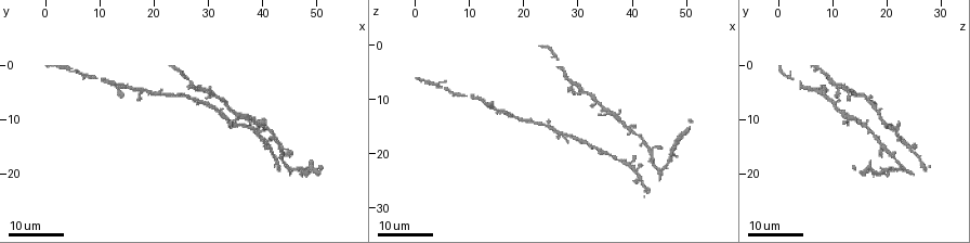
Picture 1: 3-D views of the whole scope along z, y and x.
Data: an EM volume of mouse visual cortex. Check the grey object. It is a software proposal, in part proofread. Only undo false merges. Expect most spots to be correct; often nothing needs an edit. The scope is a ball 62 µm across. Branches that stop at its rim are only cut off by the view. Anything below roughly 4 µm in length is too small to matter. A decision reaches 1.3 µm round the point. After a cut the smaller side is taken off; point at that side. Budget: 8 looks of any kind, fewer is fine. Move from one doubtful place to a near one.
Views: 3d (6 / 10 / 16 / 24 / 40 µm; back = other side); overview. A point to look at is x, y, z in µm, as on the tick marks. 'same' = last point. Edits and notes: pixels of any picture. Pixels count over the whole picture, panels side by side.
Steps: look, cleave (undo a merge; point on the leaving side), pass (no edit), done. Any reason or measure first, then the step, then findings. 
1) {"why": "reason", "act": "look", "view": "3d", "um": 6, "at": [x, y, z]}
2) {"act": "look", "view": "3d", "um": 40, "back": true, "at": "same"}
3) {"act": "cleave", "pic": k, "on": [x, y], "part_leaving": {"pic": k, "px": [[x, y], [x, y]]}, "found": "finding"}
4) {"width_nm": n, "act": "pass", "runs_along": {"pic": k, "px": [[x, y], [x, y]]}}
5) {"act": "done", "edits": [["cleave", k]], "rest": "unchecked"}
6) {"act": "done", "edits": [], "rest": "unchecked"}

{"why": "thick turns thin", "act": "look", "view": "3d", "um": 16, "at": [26.0, 2.5, 2.5]}

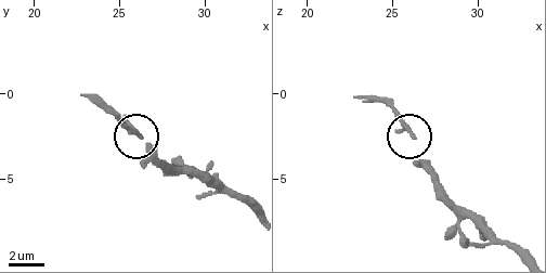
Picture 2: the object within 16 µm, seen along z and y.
{"why": "zoom in", "act": "look", "view": "3d", "um": 6, "at": [25.9, 2.2, 2.1]}

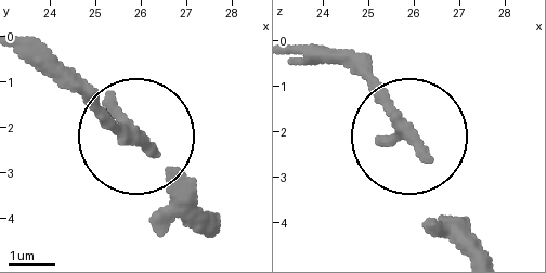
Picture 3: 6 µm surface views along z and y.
{"act": "look", "view": "3d", "um": 6, "back": true, "at": [26.00, 2.30, 2.10]}

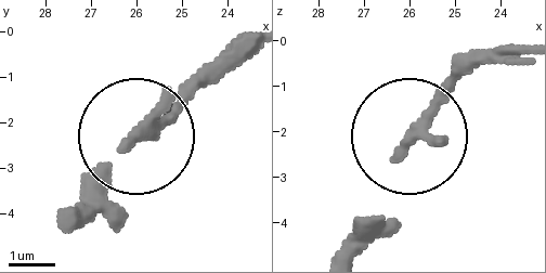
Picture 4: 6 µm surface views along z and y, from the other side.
{"act": "pass", "runs_along": {"pic": 4, "px": [[73, 212], [131, 134], [166, 119], [220, 64]]}, "found": "continuous, no second cell"}

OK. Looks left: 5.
{"act": "look", "view": "3d", "um": 16, "at": [4.5, 0.5, 8.0]}

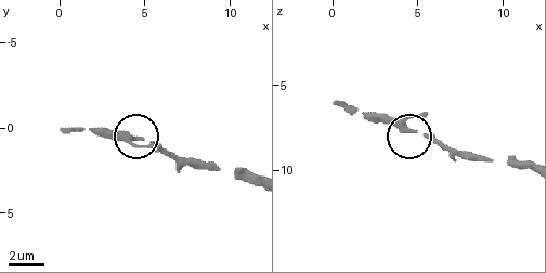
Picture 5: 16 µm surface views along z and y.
{"act": "look", "view": "3d", "um": 6, "at": [4.4, 0.6, 7.5]}

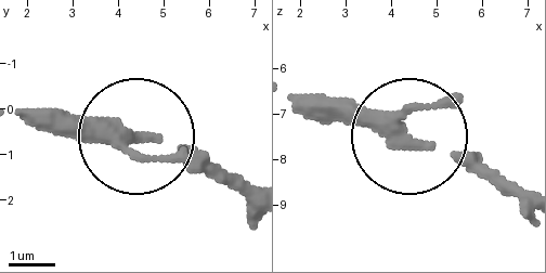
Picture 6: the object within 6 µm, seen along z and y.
{"act": "look", "view": "3d", "um": 6, "back": true, "at": [4.35, 0.65, 7.70]}

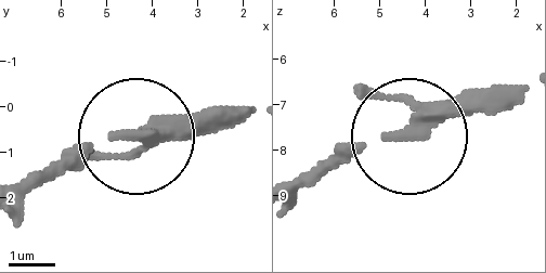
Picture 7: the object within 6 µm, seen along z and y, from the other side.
{"width_nm": 230, "act": "pass", "runs_along": {"pic": 7, "px": [[293, 195], [351, 153], [420, 137], [498, 87]]}, "found": "continuous, no second cell"}

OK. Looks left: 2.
{"why": "branch point", "act": "look", "view": "3d", "um": 16, "at": [42.0, 13.0, 18.0]}

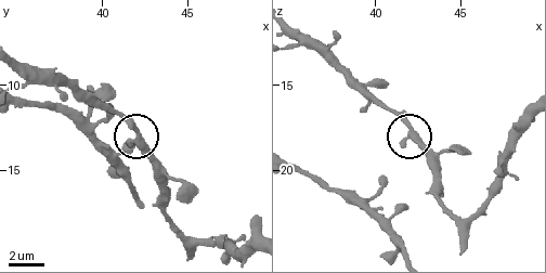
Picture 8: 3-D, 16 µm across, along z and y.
{"act": "look", "view": "3d", "um": 6, "at": [42.3, 13.2, 17.8]}

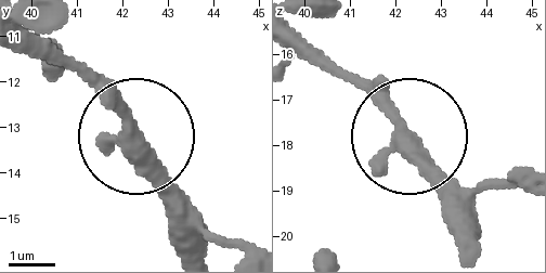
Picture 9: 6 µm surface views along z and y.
{"arms": 3, "act": "pass", "found": "all the same cell"}

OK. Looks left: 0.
{"act": "done", "edits": [], "rest": "unchecked"}

